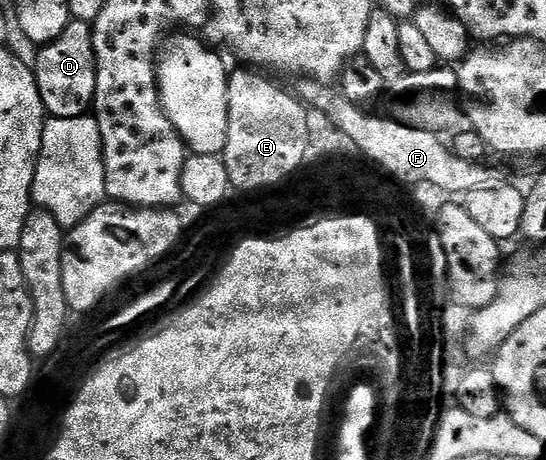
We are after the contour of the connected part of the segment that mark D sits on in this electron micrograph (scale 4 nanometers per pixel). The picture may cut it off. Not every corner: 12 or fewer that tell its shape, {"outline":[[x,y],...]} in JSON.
{"outline":[[72,19],[34,62],[54,118],[89,114],[96,92],[92,24]]}

